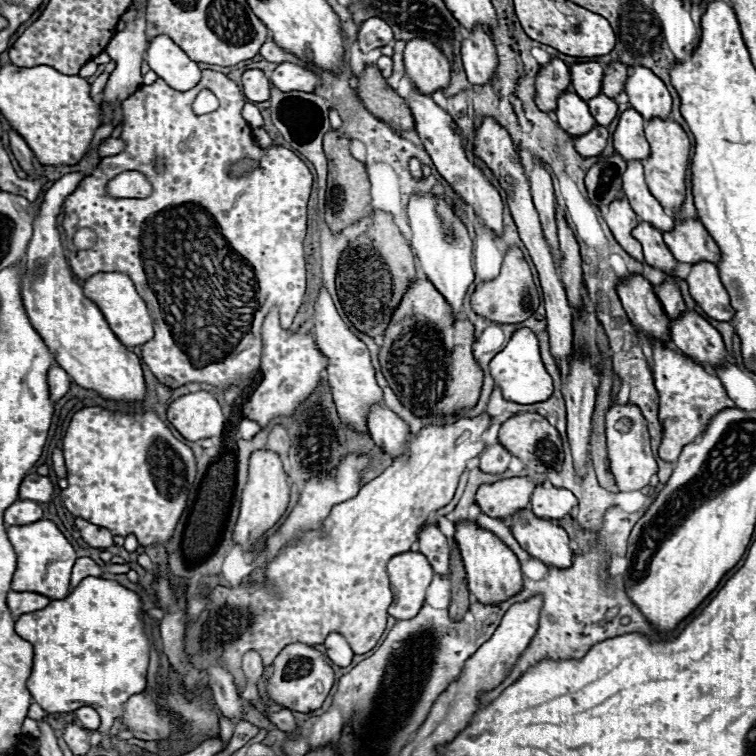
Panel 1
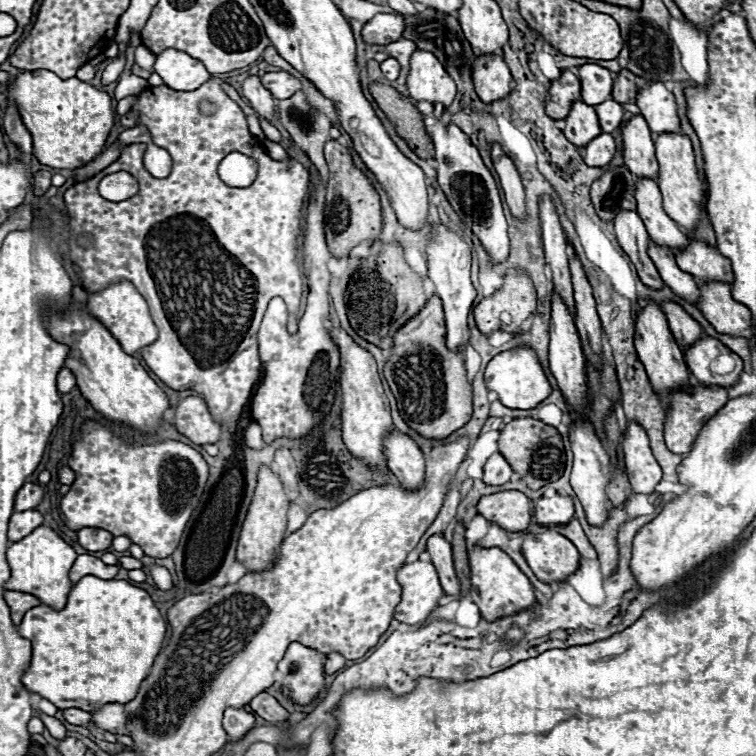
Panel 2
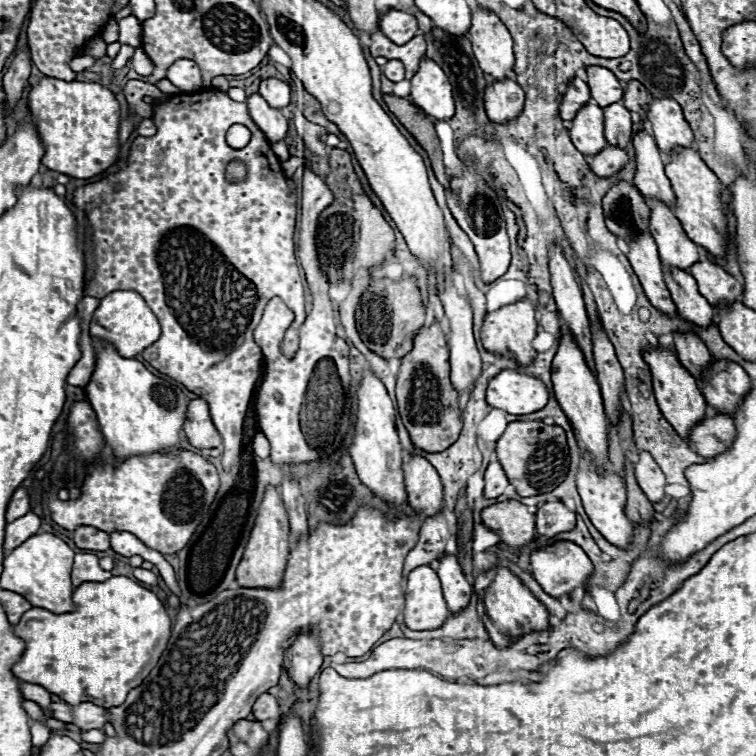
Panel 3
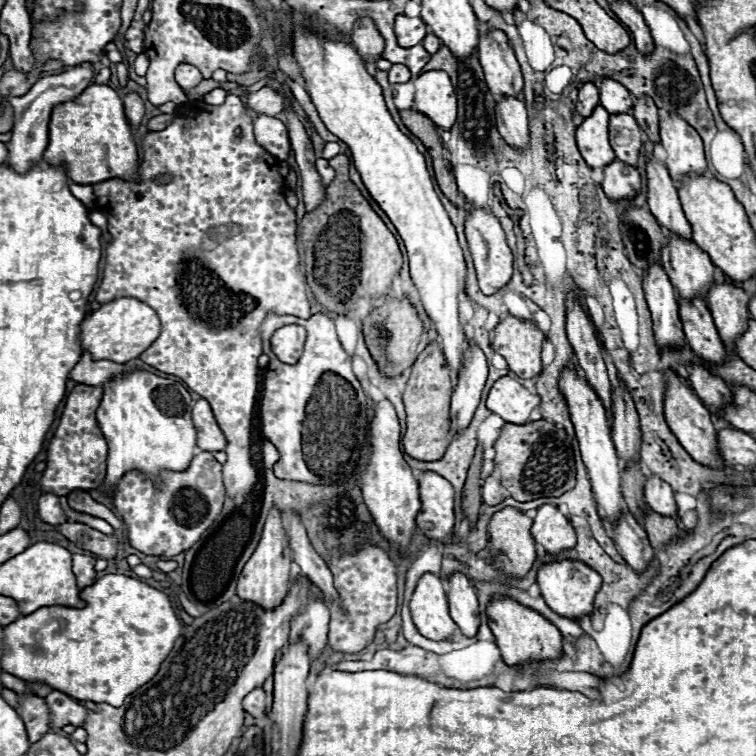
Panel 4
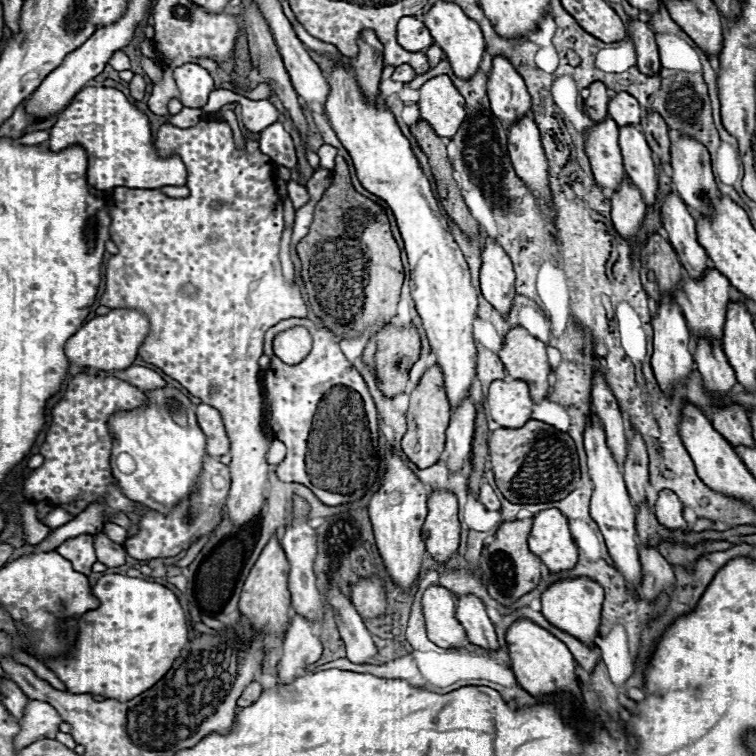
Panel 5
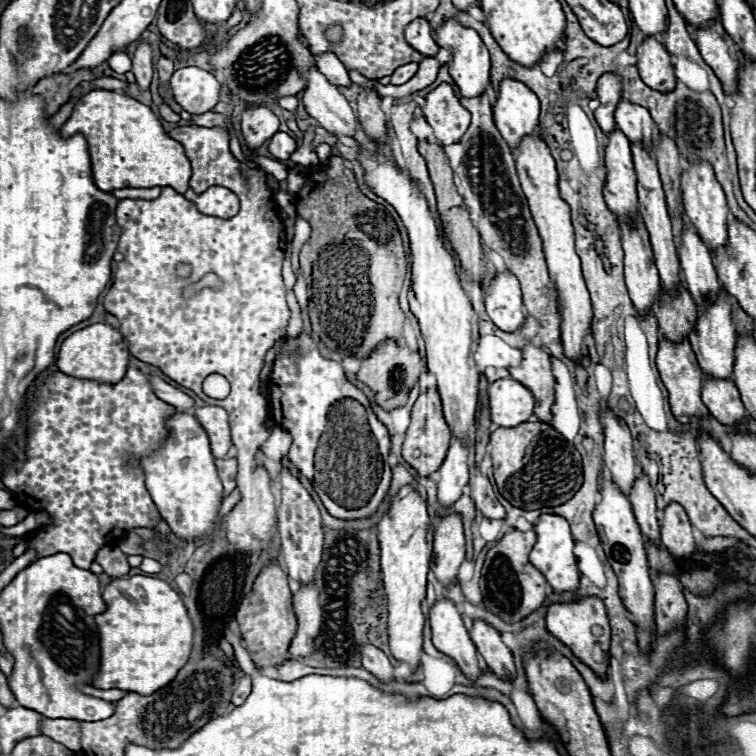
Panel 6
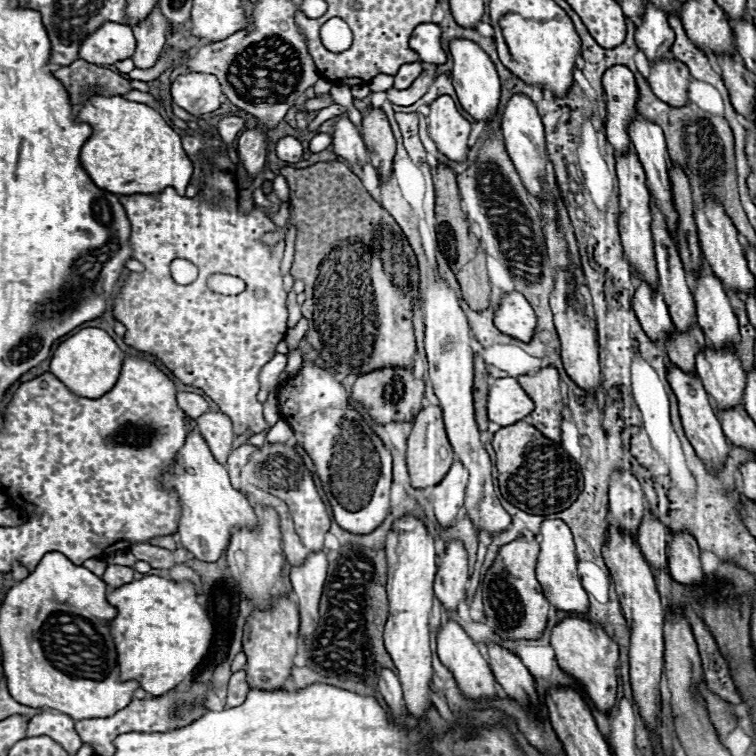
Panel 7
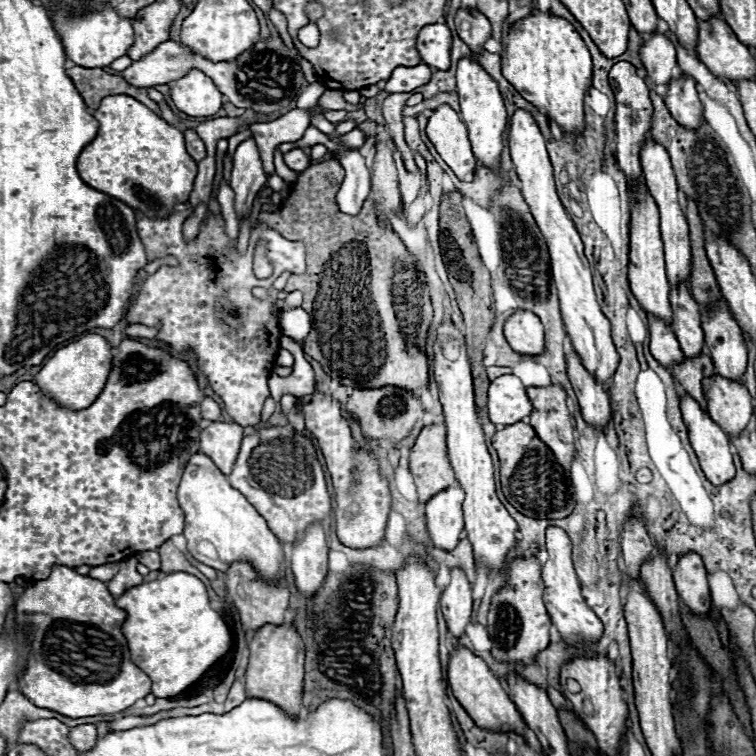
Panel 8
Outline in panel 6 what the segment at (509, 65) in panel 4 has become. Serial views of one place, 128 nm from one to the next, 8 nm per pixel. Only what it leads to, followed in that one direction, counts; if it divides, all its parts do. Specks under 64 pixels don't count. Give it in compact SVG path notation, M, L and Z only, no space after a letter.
M510 78L500 82L500 96L494 104L494 122L496 122L496 128L500 130L502 138L508 142L508 146L512 150L518 150L524 136L538 134L538 116L540 116L540 102L528 86L524 86L518 80L510 80Z

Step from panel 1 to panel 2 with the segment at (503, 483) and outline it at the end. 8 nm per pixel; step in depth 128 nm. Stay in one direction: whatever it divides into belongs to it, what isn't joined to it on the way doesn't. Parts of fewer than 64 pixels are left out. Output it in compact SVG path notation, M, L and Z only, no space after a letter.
M514 490L484 496L478 502L478 514L506 532L526 532L532 520L530 508L530 500Z

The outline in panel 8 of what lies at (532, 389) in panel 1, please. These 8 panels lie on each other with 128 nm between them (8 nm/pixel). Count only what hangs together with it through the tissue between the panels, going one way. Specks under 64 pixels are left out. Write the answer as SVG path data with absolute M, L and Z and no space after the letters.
M514 374L498 376L488 390L488 416L496 426L510 426L532 412L526 388Z

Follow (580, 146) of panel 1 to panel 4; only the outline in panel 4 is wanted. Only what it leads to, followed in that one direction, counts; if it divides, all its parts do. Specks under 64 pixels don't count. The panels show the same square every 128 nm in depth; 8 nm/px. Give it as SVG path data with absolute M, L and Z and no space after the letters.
M614 160L604 170L602 188L612 202L632 202L642 188L642 180L636 168Z

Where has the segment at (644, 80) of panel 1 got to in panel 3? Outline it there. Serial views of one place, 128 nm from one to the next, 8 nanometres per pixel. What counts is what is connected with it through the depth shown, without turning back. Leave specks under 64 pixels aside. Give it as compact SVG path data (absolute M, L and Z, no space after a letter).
M652 100L648 110L648 122L652 124L656 144L664 156L670 158L676 146L696 150L694 134L682 116L682 108L674 100Z

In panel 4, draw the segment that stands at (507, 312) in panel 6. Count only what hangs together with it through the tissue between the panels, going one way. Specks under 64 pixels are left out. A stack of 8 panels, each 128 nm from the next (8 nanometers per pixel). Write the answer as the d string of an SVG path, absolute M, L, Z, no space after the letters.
M472 208L470 216L466 218L466 238L468 238L472 258L474 258L480 290L486 296L498 294L512 278L512 252L510 252L510 248L506 244L506 236L504 236L504 230L502 230L498 218L484 212L484 210Z

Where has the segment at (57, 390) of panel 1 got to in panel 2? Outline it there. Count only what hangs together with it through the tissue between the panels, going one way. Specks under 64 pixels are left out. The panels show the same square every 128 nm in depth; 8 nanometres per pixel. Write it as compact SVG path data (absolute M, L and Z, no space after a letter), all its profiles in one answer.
M62 368L62 370L58 372L58 392L60 392L60 394L66 394L66 392L70 392L74 386L76 386L76 376L74 376L74 372L68 370L68 368Z

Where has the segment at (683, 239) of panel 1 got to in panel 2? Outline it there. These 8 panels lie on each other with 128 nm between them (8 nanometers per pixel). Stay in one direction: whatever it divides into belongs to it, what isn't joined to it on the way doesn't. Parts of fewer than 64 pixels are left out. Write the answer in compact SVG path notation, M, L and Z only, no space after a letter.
M692 240L690 250L676 254L676 262L684 272L692 274L696 282L700 284L708 284L708 282L732 284L734 282L730 260L718 254L718 250L710 248L704 242Z

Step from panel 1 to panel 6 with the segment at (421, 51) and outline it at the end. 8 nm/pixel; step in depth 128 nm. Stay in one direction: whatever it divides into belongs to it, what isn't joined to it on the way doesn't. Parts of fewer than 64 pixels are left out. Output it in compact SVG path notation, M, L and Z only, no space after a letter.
M440 84L426 96L424 118L432 126L436 138L442 146L460 142L470 124L470 112L462 108L452 86Z

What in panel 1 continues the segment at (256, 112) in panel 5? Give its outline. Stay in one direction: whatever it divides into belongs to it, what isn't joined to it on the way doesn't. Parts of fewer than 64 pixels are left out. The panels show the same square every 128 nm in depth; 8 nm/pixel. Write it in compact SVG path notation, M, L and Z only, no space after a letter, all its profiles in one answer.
M290 62L278 64L278 68L272 72L272 84L280 92L292 92L292 90L312 92L318 82L320 82L320 78L316 72L290 64Z

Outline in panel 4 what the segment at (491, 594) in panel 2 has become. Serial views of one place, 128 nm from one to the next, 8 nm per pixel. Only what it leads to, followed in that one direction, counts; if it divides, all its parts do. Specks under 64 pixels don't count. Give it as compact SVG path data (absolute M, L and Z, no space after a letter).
M512 598L494 600L488 606L488 624L496 636L496 644L500 654L508 666L522 666L528 662L542 662L542 660L558 660L562 656L562 634L554 624L550 624L538 612L514 602Z

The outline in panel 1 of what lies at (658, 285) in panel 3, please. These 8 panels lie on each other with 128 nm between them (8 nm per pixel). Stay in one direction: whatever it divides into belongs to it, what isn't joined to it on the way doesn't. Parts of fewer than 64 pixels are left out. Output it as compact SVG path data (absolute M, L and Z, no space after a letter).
M614 200L608 206L608 212L604 214L604 220L608 222L614 238L618 240L618 244L638 262L644 264L644 254L642 254L642 246L640 242L632 236L632 230L638 226L638 216L634 214L634 210L630 208L628 200Z

